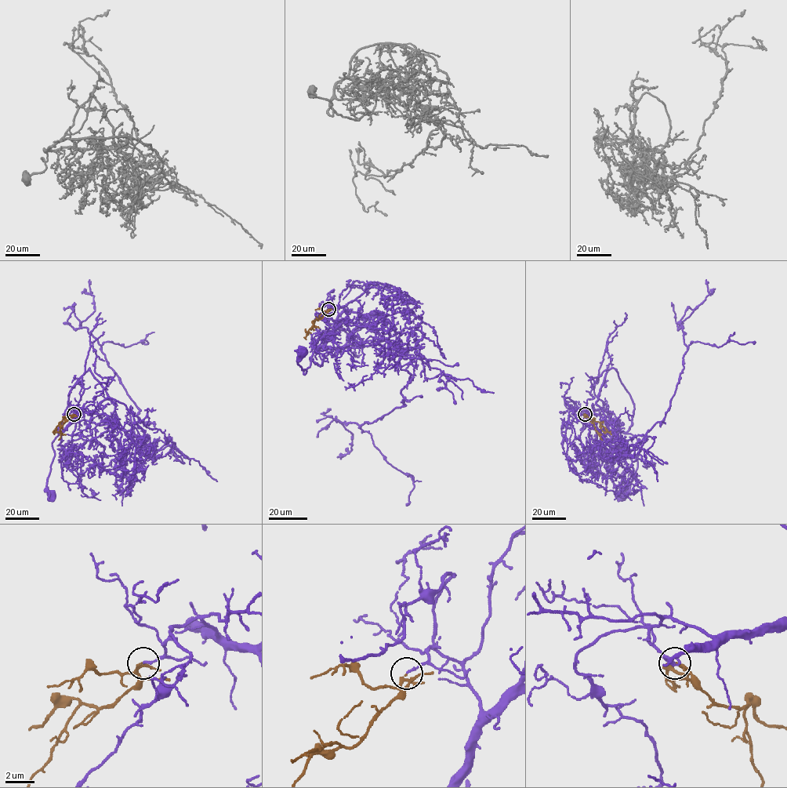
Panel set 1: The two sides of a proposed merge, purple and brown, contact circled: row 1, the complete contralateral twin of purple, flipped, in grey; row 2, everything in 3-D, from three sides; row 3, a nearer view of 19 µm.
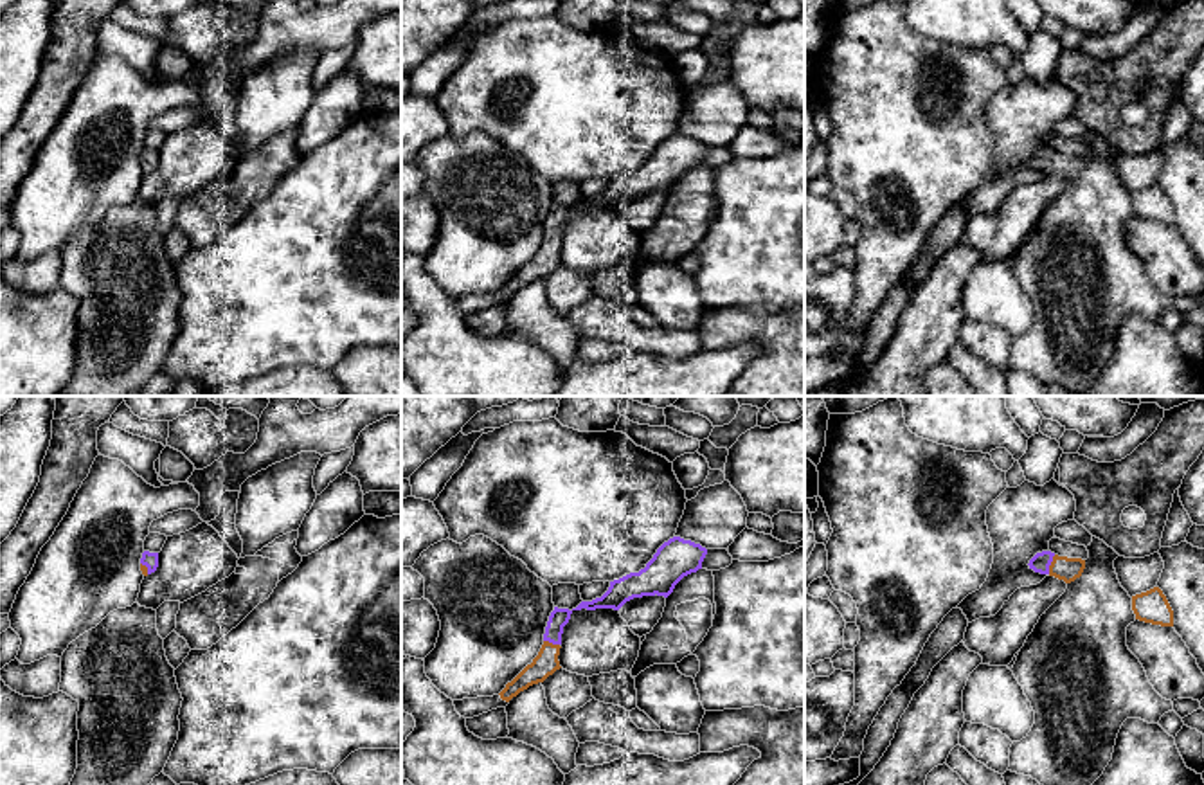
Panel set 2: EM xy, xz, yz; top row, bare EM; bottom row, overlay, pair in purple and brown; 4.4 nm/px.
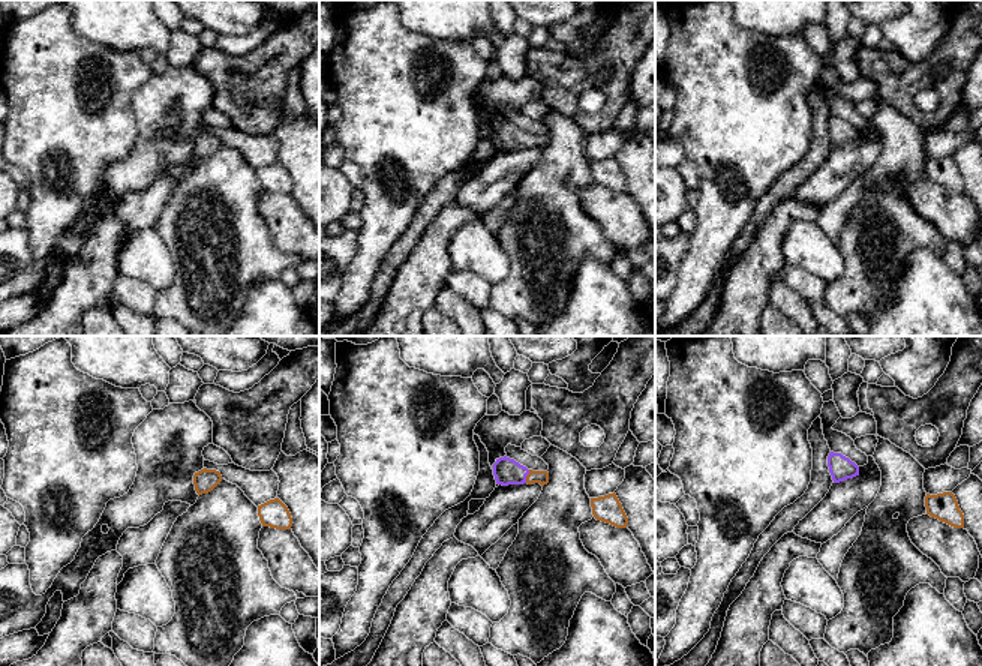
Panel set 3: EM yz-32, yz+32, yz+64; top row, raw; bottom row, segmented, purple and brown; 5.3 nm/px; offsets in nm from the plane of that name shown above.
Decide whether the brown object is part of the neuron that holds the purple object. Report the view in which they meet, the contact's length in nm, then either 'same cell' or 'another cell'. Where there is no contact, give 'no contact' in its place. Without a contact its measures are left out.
meets purple in yz; contact 90 nm long; same cell

